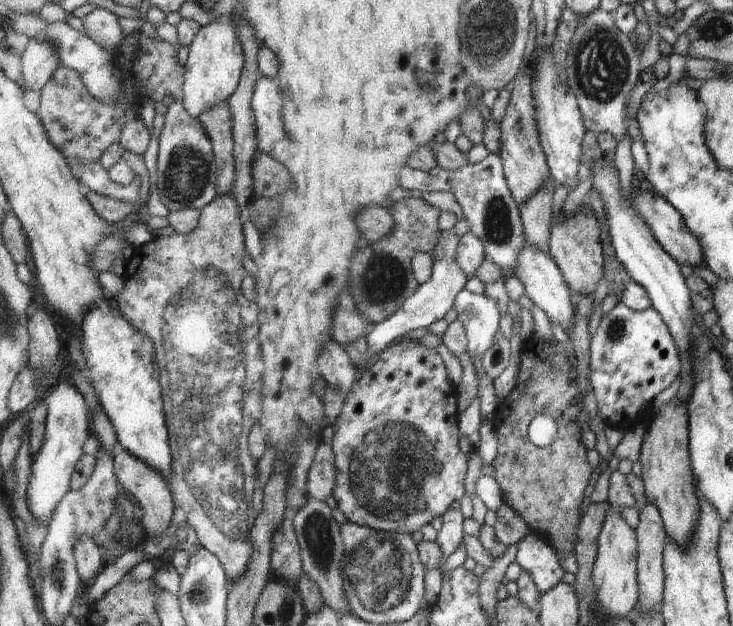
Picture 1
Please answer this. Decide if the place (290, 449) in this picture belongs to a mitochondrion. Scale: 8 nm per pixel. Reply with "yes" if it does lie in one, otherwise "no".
no

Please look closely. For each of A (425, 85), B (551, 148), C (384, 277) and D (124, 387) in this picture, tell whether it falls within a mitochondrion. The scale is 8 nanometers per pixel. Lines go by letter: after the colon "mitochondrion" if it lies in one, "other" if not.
A: other
B: other
C: mitochondrion
D: other

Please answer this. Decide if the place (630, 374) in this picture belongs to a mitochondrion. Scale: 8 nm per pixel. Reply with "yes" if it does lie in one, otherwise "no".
no

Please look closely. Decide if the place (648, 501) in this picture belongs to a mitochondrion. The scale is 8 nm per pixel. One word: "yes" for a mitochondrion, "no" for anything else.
no

